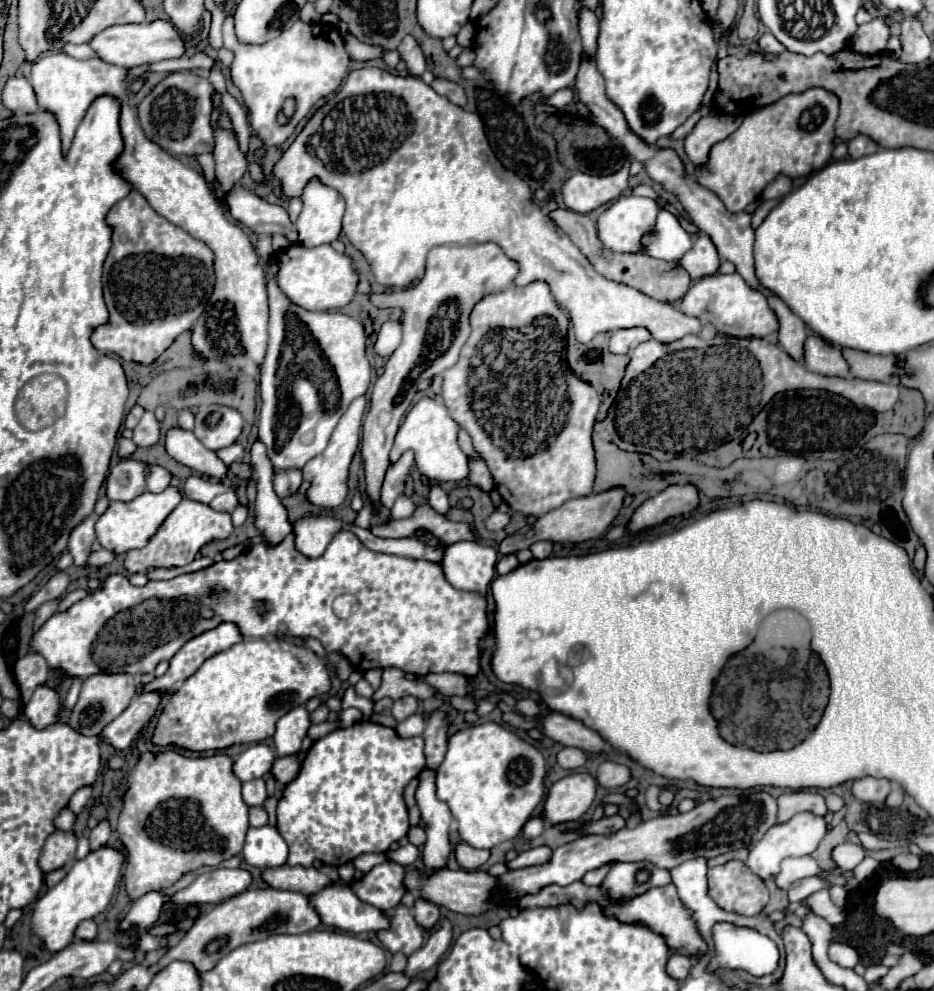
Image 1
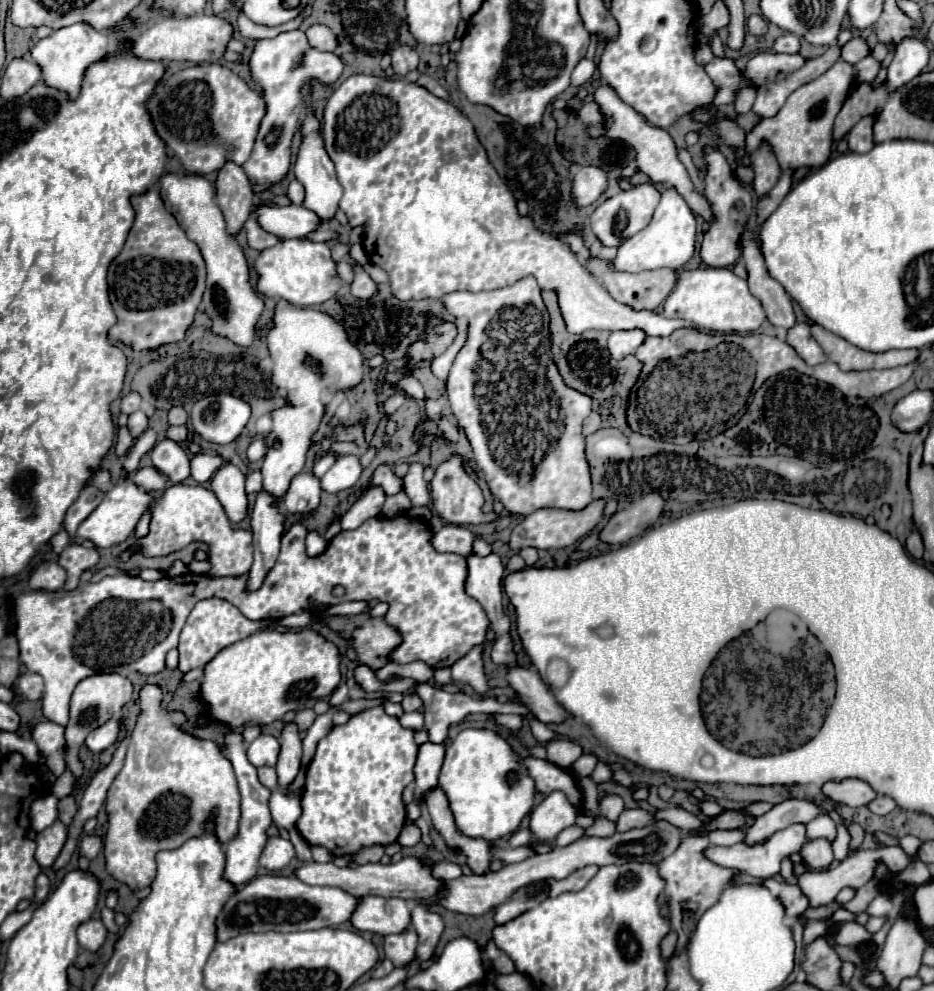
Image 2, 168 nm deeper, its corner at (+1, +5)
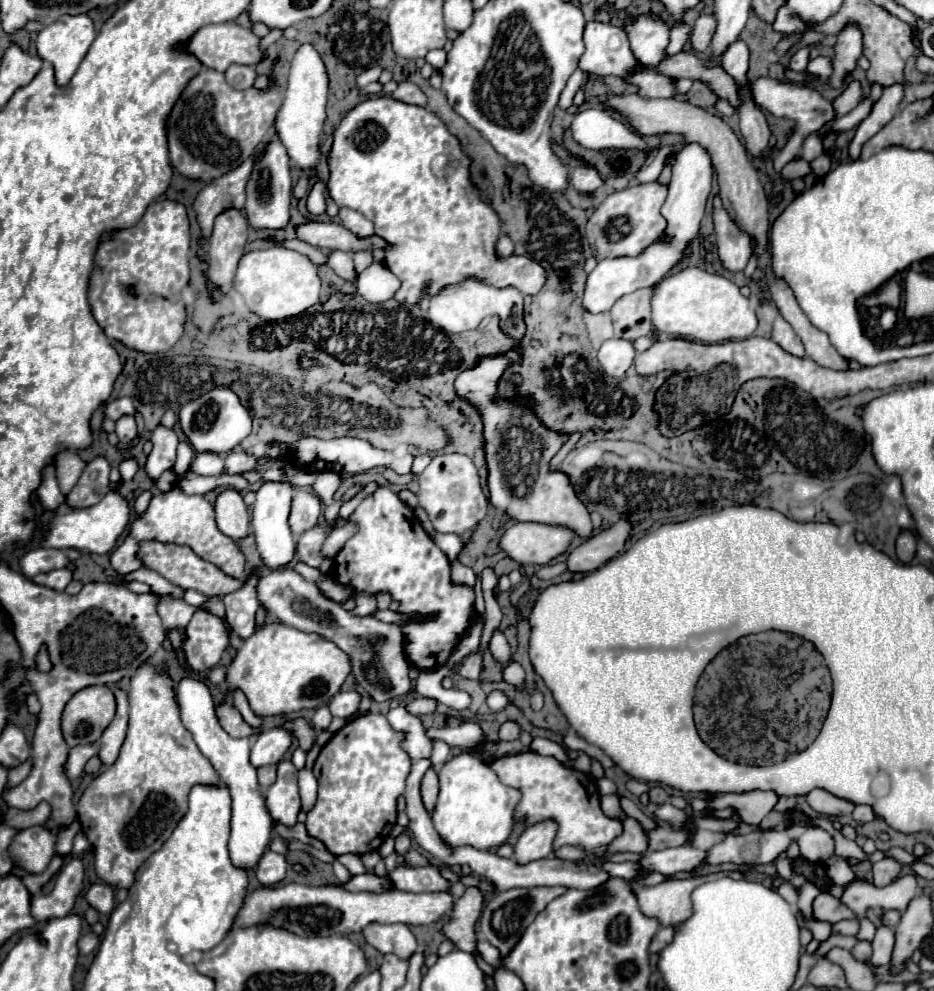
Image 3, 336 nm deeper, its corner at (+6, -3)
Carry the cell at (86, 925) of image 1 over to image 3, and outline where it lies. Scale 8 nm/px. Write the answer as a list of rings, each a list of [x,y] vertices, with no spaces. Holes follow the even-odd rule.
[[[89,932],[89,934],[83,934],[79,938],[79,952],[81,954],[91,954],[93,950],[99,948],[99,936],[95,932]]]

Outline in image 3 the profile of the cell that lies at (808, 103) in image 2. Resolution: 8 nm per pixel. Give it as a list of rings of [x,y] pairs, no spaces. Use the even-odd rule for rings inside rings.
[[[825,154],[817,156],[817,158],[811,162],[811,170],[815,172],[817,178],[823,178],[823,176],[829,172],[829,166],[831,166],[831,160],[829,160],[829,156],[825,156]]]

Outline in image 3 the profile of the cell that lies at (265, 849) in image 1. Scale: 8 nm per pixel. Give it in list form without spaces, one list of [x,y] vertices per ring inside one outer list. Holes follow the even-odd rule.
[[[267,850],[263,854],[263,858],[259,860],[257,878],[265,886],[273,886],[273,884],[281,882],[285,878],[285,872],[287,872],[287,864],[285,864],[285,858],[281,854]]]

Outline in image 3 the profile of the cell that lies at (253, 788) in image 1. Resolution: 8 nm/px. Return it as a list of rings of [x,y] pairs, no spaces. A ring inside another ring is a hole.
[[[265,766],[265,768],[259,768],[257,770],[257,774],[259,774],[259,786],[265,790],[265,788],[269,788],[273,782],[275,782],[275,766]]]

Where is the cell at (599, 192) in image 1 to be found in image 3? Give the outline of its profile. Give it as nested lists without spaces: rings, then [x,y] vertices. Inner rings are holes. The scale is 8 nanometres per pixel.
[[[573,168],[571,184],[575,186],[577,192],[593,192],[603,184],[603,180],[597,174],[597,170],[593,170],[593,168]]]

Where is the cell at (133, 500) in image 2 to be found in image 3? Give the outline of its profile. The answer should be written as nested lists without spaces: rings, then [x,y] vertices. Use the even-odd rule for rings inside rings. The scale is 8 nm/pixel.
[[[109,492],[99,504],[81,508],[81,510],[71,510],[65,504],[59,508],[57,516],[51,516],[49,512],[43,514],[43,546],[45,548],[77,548],[81,552],[93,552],[93,554],[107,554],[115,548],[119,536],[127,530],[131,522],[131,508],[127,500],[117,492]]]

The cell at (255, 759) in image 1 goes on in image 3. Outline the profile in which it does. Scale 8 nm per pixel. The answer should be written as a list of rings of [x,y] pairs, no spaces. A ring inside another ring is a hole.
[[[271,728],[267,732],[261,732],[257,742],[251,748],[251,764],[255,768],[277,764],[285,750],[291,746],[291,734],[283,728]]]

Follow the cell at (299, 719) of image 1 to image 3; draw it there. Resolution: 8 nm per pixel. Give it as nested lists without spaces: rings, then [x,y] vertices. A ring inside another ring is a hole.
[[[281,760],[277,764],[277,780],[267,790],[267,808],[277,822],[283,822],[287,826],[297,822],[301,802],[297,792],[297,768],[291,760]]]

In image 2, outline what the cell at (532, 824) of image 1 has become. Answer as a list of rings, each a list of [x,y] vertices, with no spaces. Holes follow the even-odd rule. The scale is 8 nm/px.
[[[518,830],[508,838],[508,846],[512,846],[512,848],[518,848],[518,846],[524,846],[524,844],[530,844],[530,842],[532,842],[530,830]]]

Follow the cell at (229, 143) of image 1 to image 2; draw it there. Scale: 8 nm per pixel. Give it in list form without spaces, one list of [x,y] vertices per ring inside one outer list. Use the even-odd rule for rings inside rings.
[[[228,162],[216,180],[216,202],[224,214],[226,230],[230,236],[238,236],[244,222],[252,214],[252,186],[242,170],[242,166]]]

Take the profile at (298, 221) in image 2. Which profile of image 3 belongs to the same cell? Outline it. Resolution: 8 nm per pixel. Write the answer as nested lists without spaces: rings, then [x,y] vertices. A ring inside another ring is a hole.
[[[309,220],[303,224],[295,226],[297,238],[315,246],[315,248],[327,248],[327,250],[345,250],[345,252],[357,252],[357,250],[367,250],[367,248],[387,248],[387,244],[373,236],[359,240],[355,234],[345,230],[341,224],[335,222],[319,222],[319,220]]]

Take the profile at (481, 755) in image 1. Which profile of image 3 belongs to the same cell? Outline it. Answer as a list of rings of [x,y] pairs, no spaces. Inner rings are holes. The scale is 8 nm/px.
[[[461,752],[449,758],[439,774],[439,800],[431,814],[433,824],[441,838],[449,846],[473,846],[479,850],[497,848],[507,842],[515,824],[515,806],[521,800],[521,792],[505,786],[499,776],[477,756]]]

